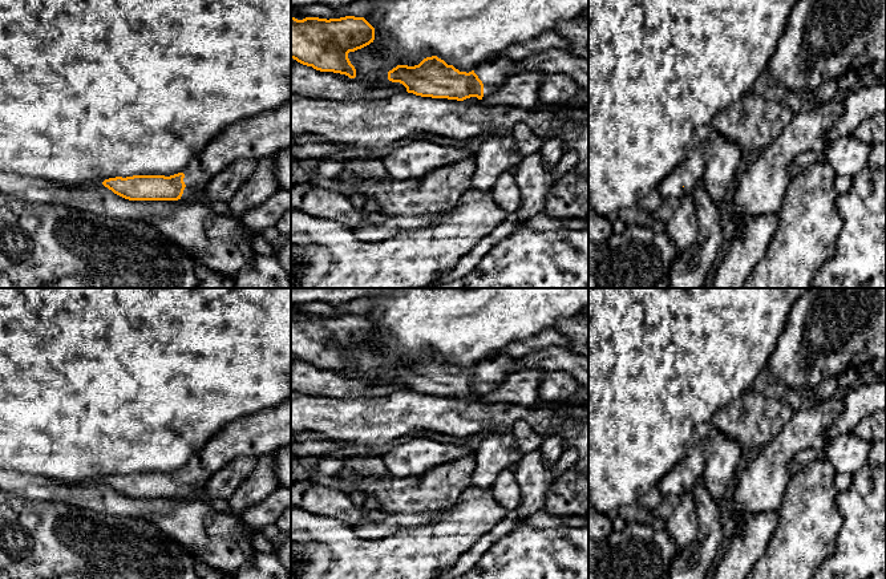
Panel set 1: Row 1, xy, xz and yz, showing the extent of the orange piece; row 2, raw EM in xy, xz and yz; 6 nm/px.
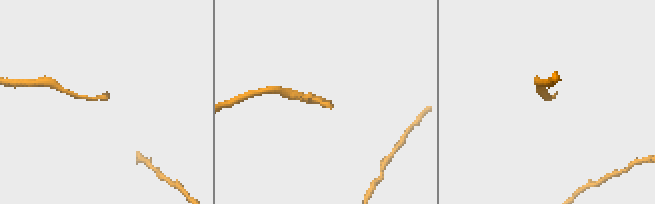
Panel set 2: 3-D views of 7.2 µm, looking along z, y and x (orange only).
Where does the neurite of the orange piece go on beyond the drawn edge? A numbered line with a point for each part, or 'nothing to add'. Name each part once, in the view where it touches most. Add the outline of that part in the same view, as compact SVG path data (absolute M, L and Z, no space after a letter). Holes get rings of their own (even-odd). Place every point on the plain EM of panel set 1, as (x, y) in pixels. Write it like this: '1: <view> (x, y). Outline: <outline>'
1: xy (258, 434). Outline: M291 398L235 420L218 432L181 467L186 482L181 497L197 494L214 473L236 457L262 457L288 445L291 445Z

